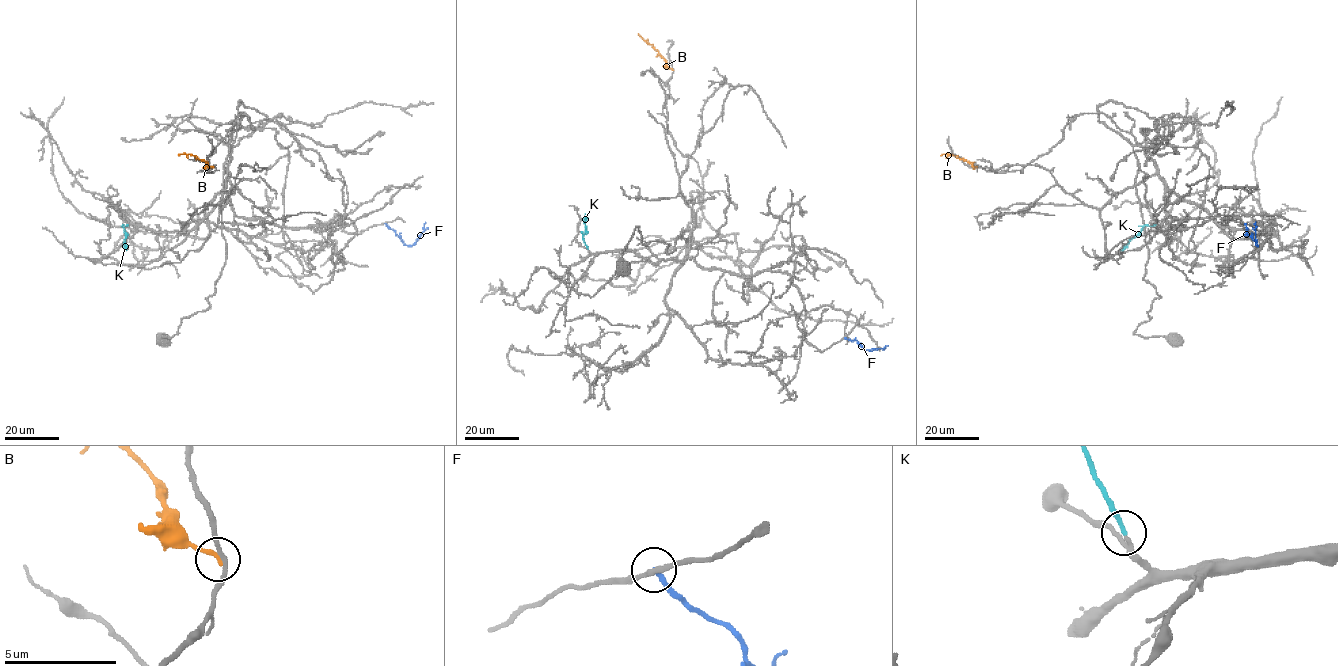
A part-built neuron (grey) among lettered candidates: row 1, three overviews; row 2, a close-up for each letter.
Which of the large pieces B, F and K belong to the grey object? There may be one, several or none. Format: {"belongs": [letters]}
{"belongs": ["K"]}

